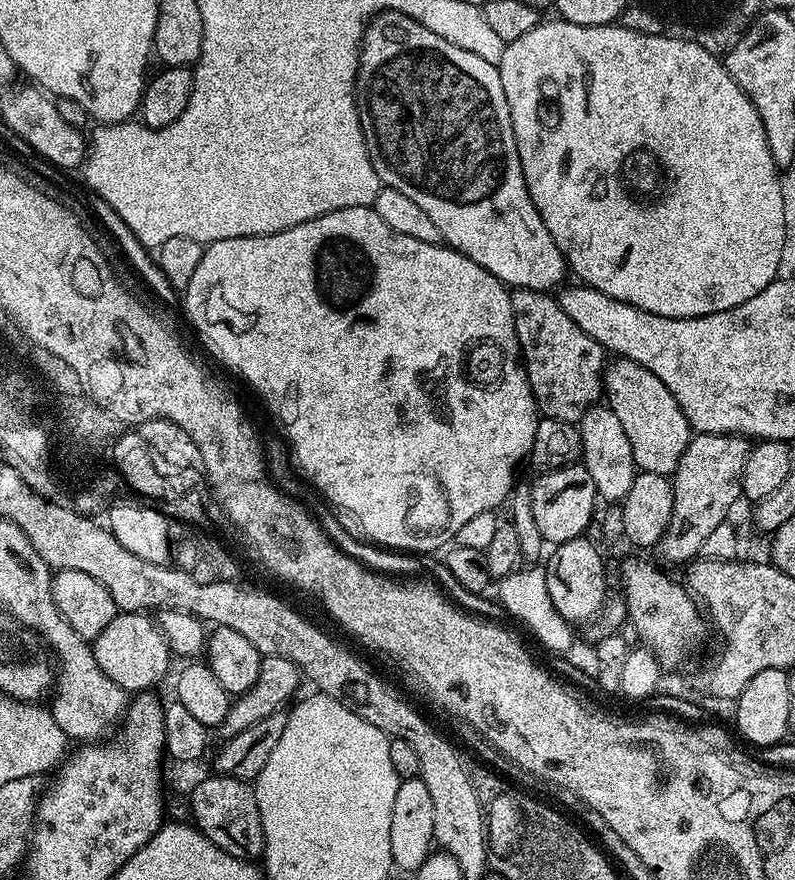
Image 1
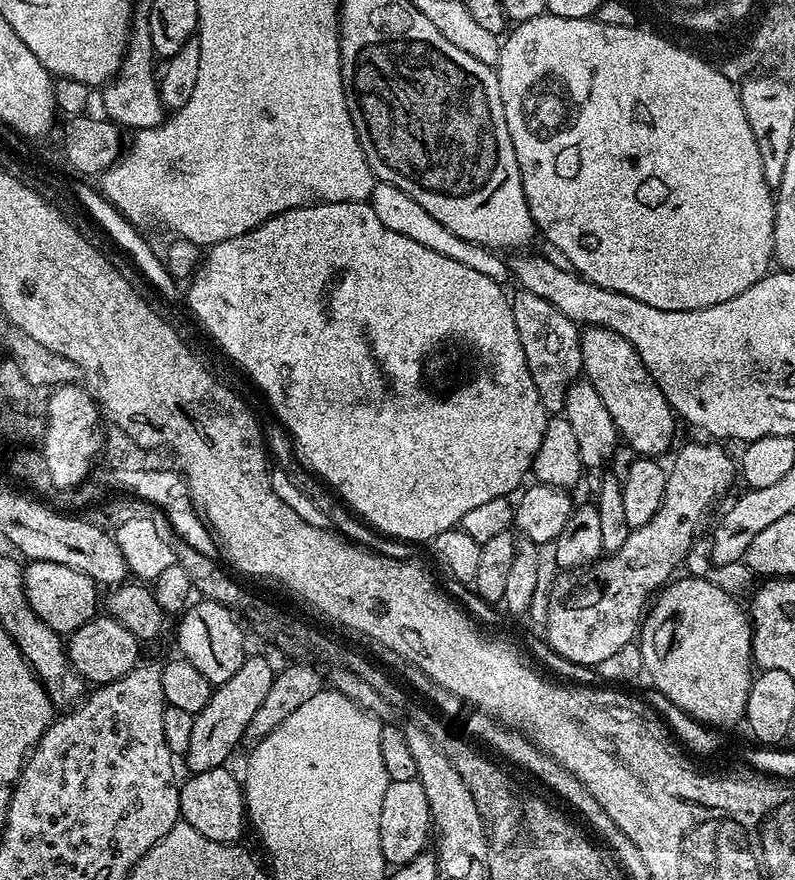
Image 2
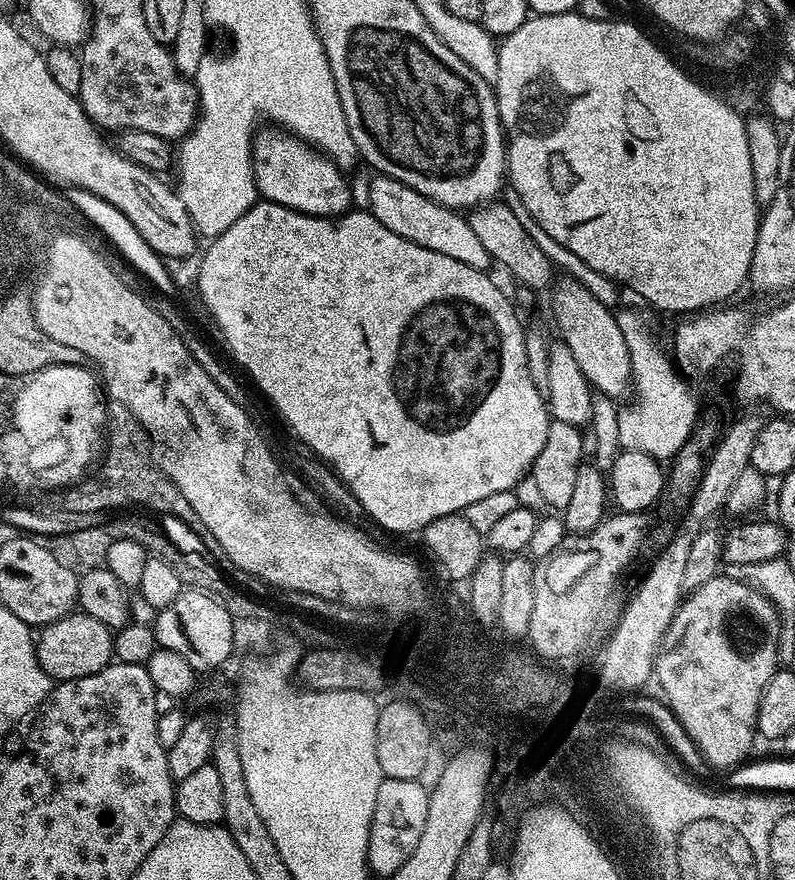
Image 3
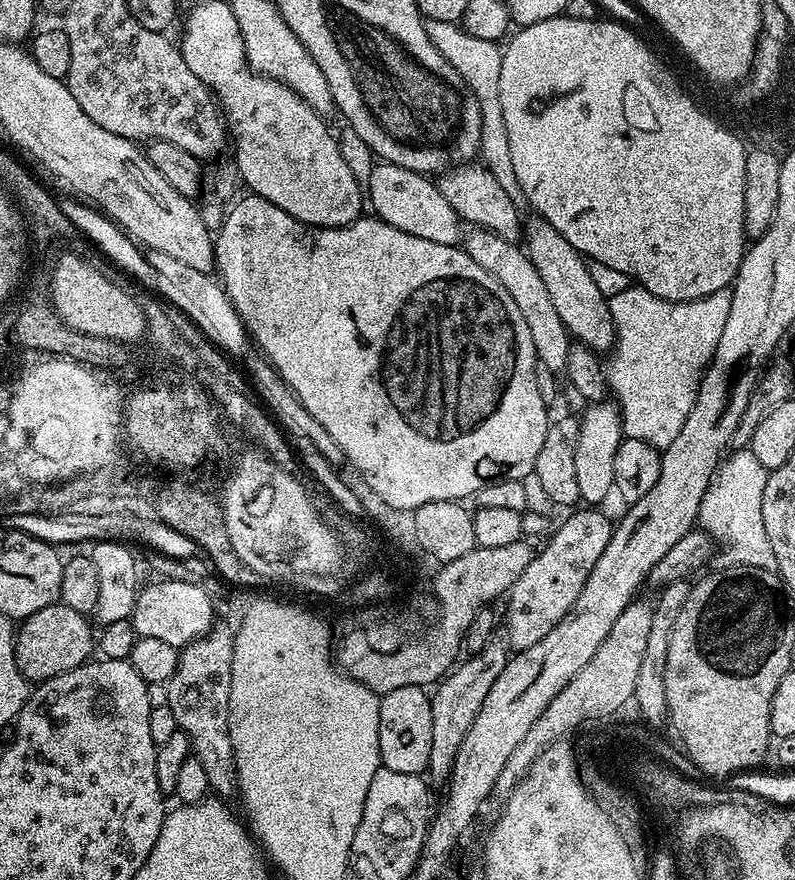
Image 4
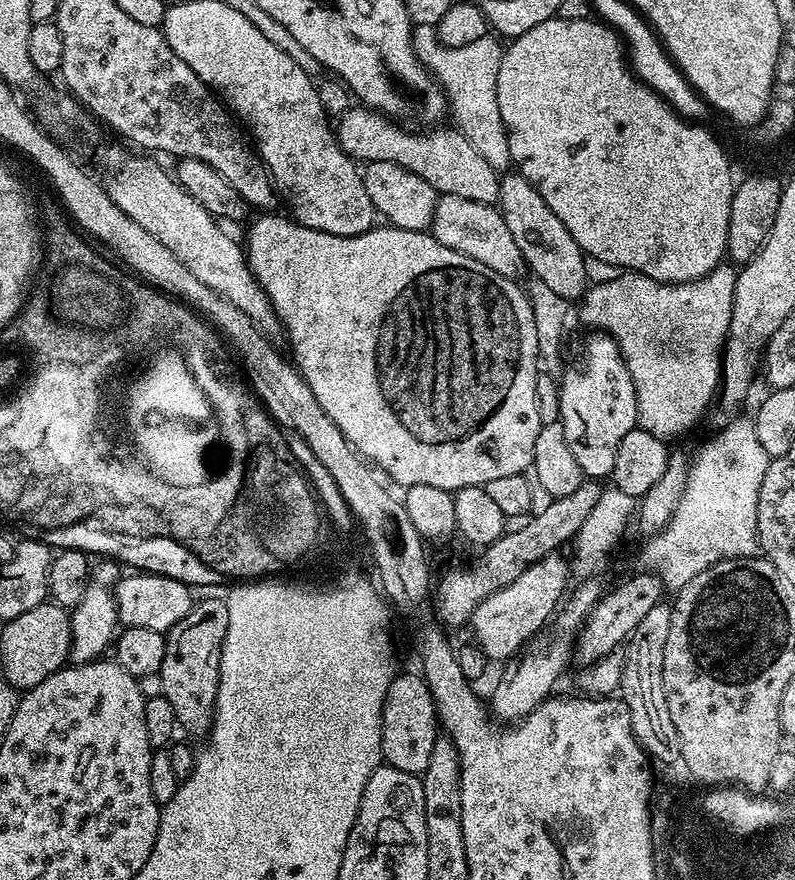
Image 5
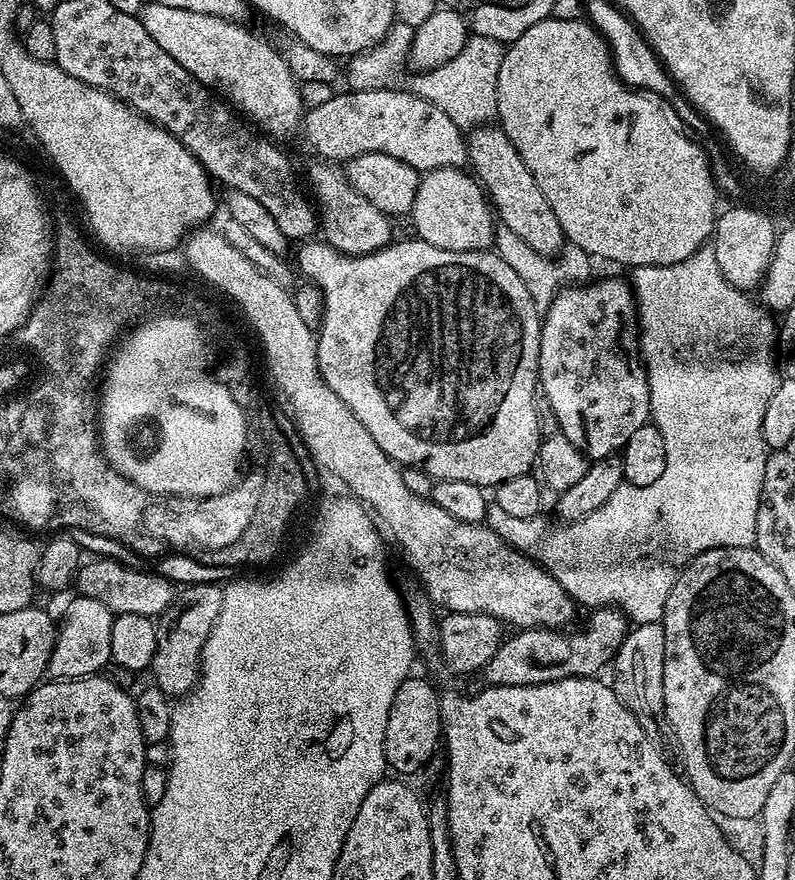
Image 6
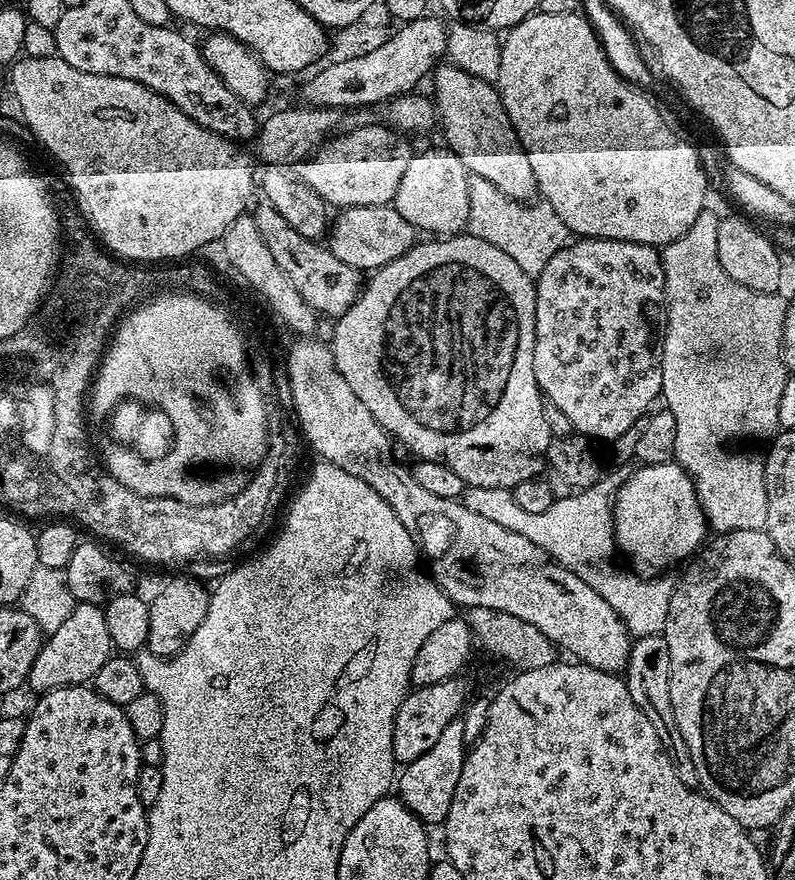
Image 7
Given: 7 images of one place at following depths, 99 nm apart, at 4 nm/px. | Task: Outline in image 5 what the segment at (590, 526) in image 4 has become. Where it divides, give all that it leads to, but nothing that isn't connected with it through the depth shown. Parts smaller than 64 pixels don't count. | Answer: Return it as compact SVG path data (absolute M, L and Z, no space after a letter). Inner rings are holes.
M553 554L542 558L525 570L517 580L510 582L510 586L490 594L478 604L470 621L471 639L479 645L489 661L507 662L513 659L539 633L536 631L548 619L548 623L553 619L570 588L570 564L562 557L563 555Z

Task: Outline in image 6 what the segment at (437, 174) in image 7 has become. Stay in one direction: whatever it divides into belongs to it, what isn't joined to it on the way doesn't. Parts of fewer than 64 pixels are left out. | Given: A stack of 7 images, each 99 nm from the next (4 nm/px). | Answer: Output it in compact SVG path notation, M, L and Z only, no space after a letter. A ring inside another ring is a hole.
M435 168L419 177L410 219L416 227L415 235L419 239L430 242L430 246L438 246L442 250L479 252L491 249L494 244L494 212L486 201L486 193L467 171L458 168Z

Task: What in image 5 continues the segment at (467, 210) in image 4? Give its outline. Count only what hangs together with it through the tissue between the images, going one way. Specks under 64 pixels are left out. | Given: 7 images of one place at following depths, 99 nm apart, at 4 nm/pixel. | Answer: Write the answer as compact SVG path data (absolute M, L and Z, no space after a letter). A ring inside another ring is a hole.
M355 107L350 109L341 118L340 125L337 123L334 128L334 135L340 141L342 150L348 156L351 156L353 160L357 162L371 162L374 160L378 162L394 162L398 166L418 174L418 178L425 180L438 194L470 198L474 202L490 205L495 205L499 201L500 176L497 169L492 168L490 162L486 162L486 158L482 158L482 154L478 154L478 150L474 150L474 146L470 146L468 139L461 132L456 131L455 127L447 126L448 128L444 128L445 126L436 126L428 131L407 132L403 123L385 116L384 113L377 111L375 108Z

